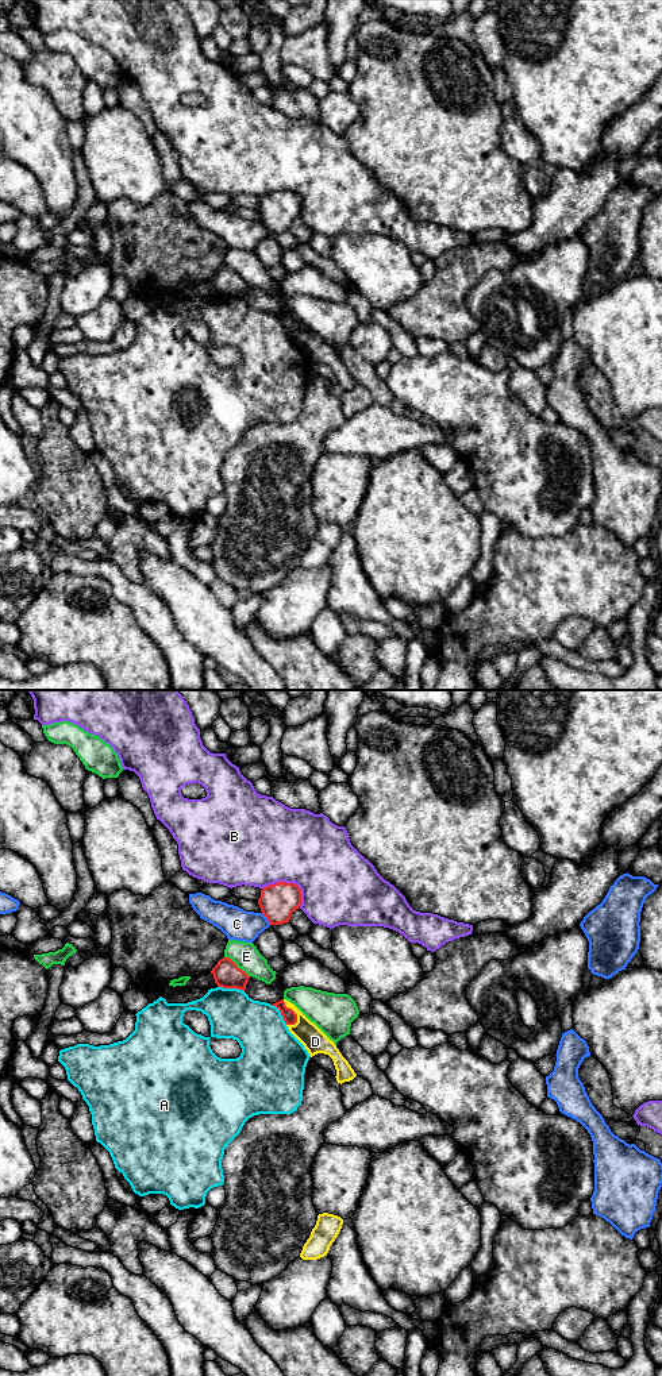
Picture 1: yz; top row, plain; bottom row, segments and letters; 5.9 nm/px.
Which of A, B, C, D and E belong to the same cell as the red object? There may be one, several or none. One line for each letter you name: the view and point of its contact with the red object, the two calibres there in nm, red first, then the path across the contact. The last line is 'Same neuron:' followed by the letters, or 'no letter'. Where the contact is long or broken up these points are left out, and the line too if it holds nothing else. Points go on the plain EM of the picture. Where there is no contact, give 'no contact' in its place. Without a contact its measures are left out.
Same neuron: no letter

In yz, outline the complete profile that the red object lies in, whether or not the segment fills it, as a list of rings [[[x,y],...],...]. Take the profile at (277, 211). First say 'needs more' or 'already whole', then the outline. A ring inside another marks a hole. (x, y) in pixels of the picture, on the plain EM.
already whole | [[[285,190],[266,194],[261,199],[258,213],[270,234],[289,231],[292,221],[301,213],[301,199]]]

